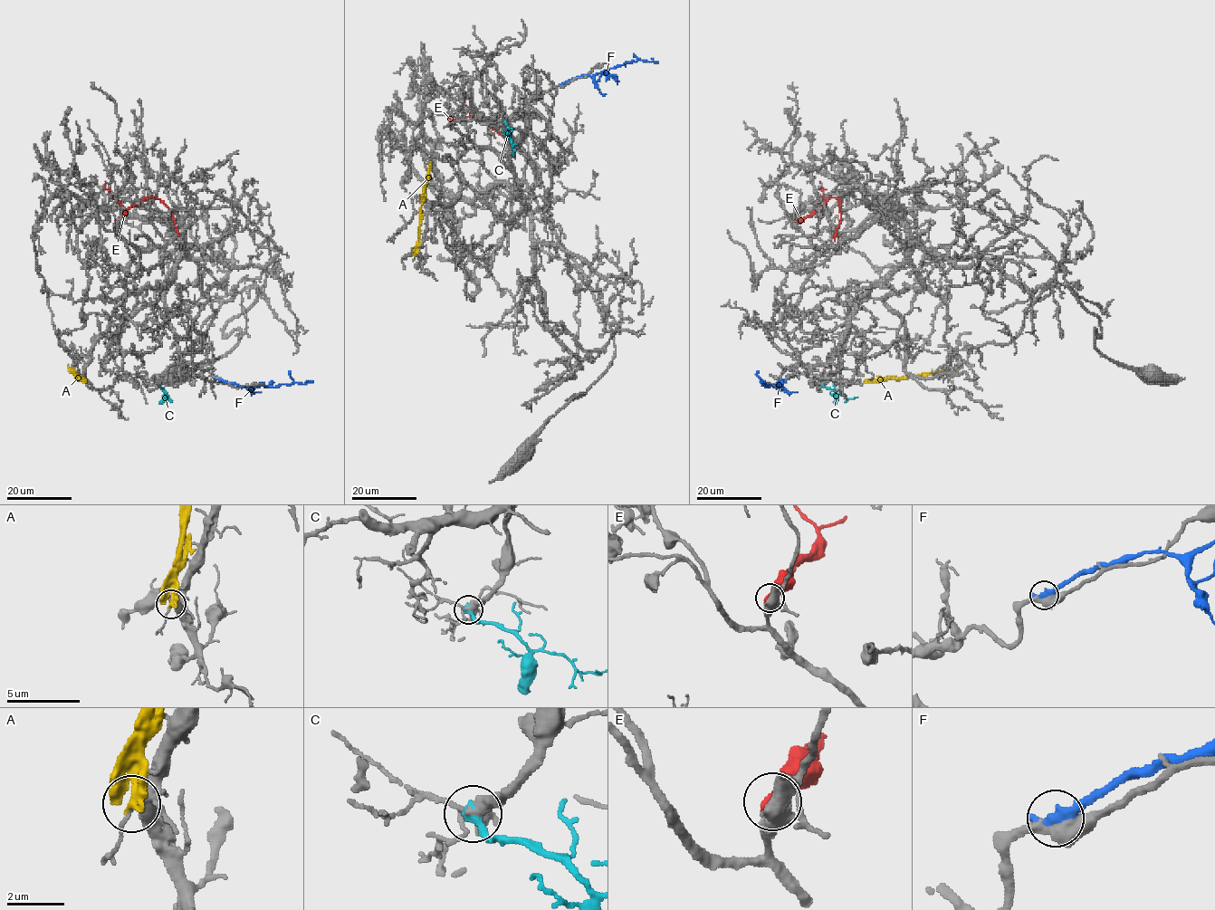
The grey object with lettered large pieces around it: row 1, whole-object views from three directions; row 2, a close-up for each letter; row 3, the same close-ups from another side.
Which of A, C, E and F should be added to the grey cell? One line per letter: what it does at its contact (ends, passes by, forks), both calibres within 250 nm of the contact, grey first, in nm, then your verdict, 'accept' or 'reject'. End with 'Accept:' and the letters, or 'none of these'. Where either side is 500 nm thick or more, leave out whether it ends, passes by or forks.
A: it ends | 200/400 nm | reject
C: it ends | 360/480 nm | accept
E: 550/360 nm | reject
F: it ends | 480/440 nm | reject
Accept: C

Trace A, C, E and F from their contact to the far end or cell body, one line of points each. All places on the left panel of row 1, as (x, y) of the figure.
A: (71, 369), (80, 379), (86, 381)
C: (159, 384), (168, 397)
E: (114, 225), (127, 208), (147, 197), (157, 197), (173, 216), (179, 241)
F: (216, 378), (252, 387), (313, 381)

